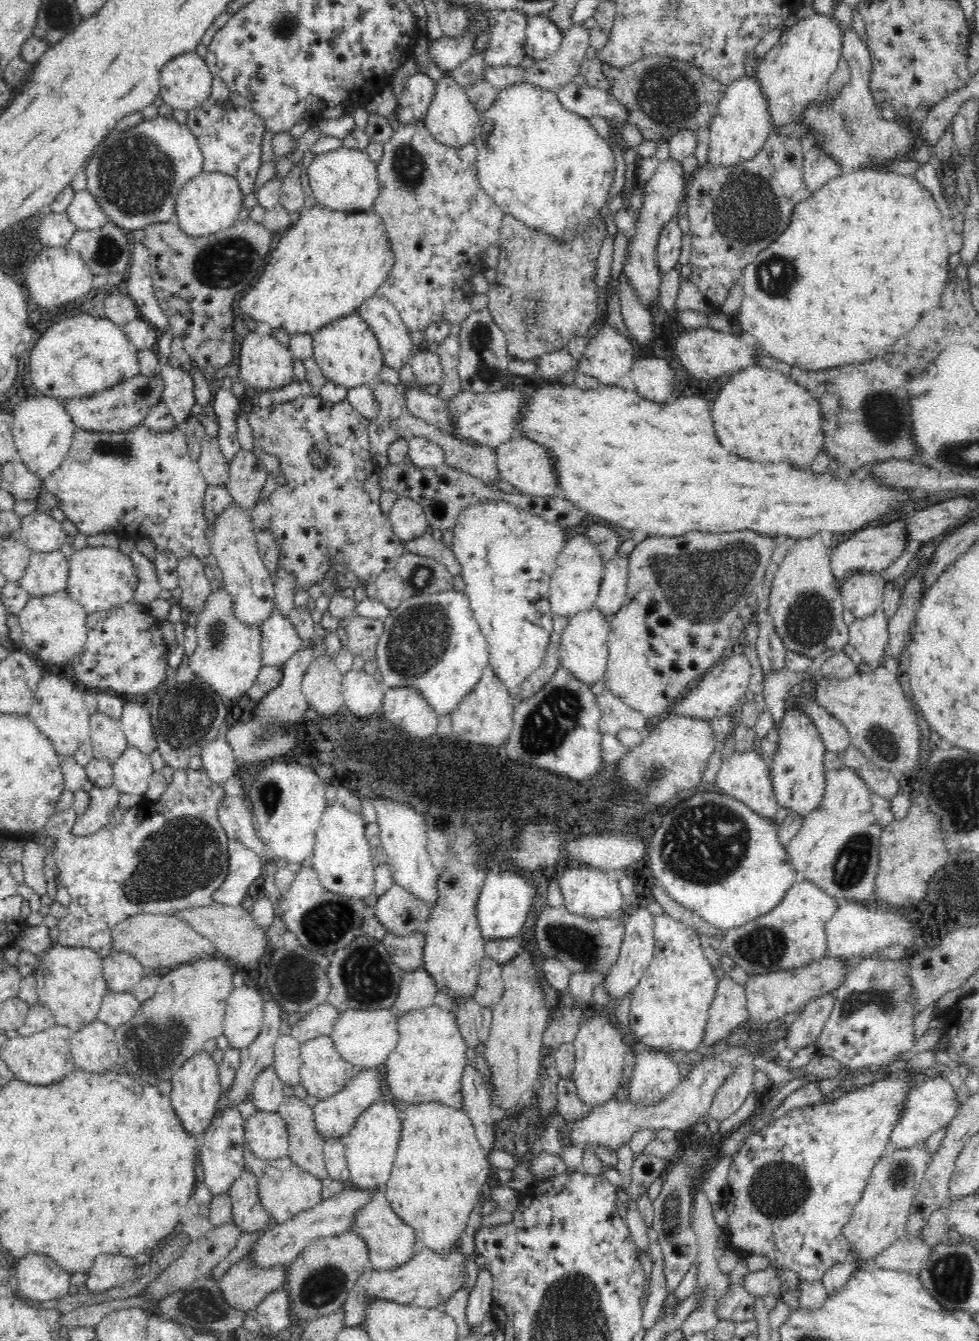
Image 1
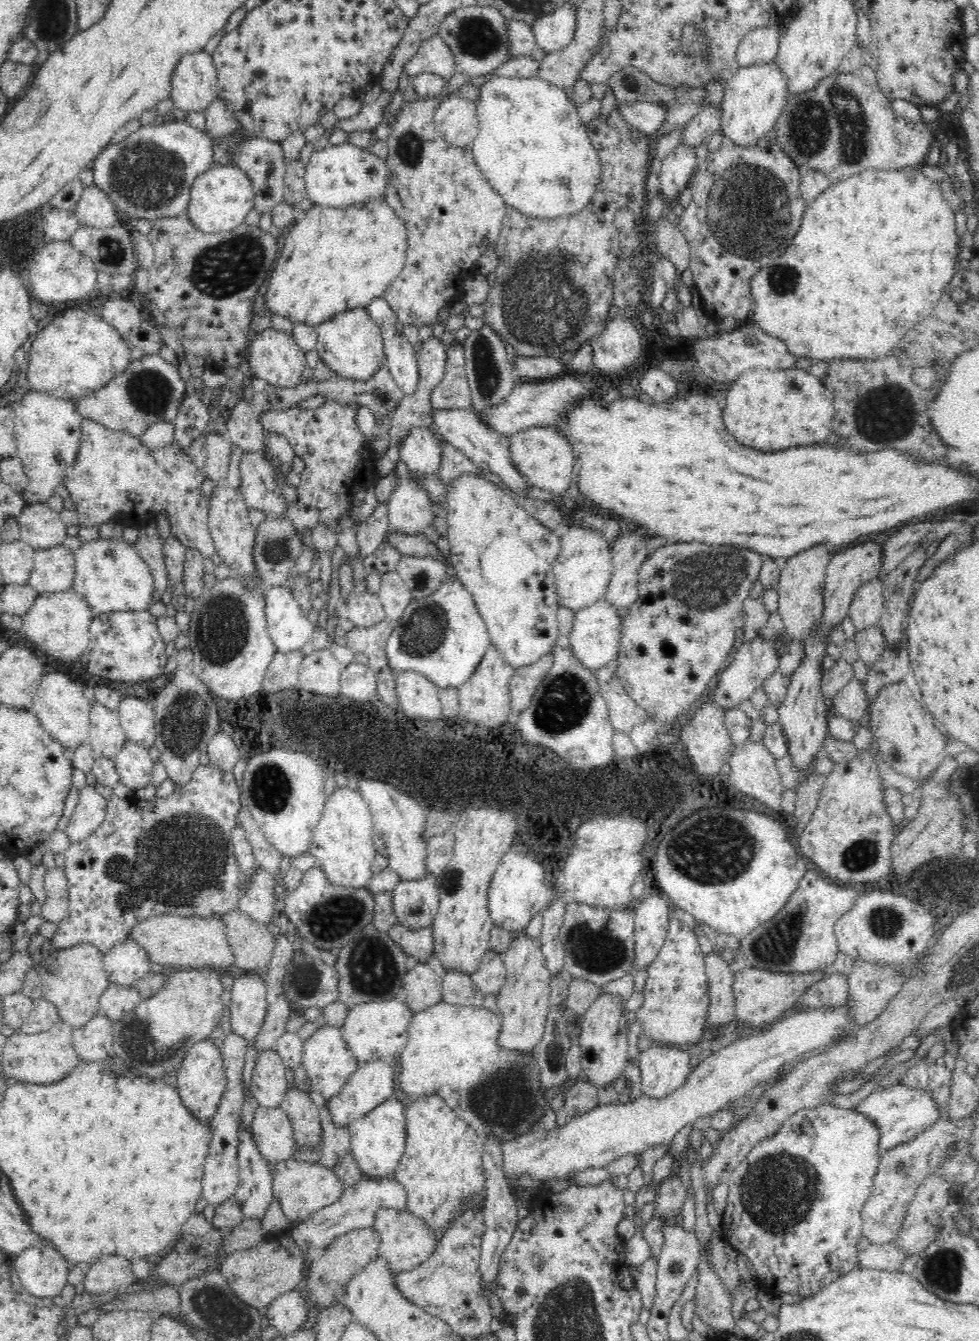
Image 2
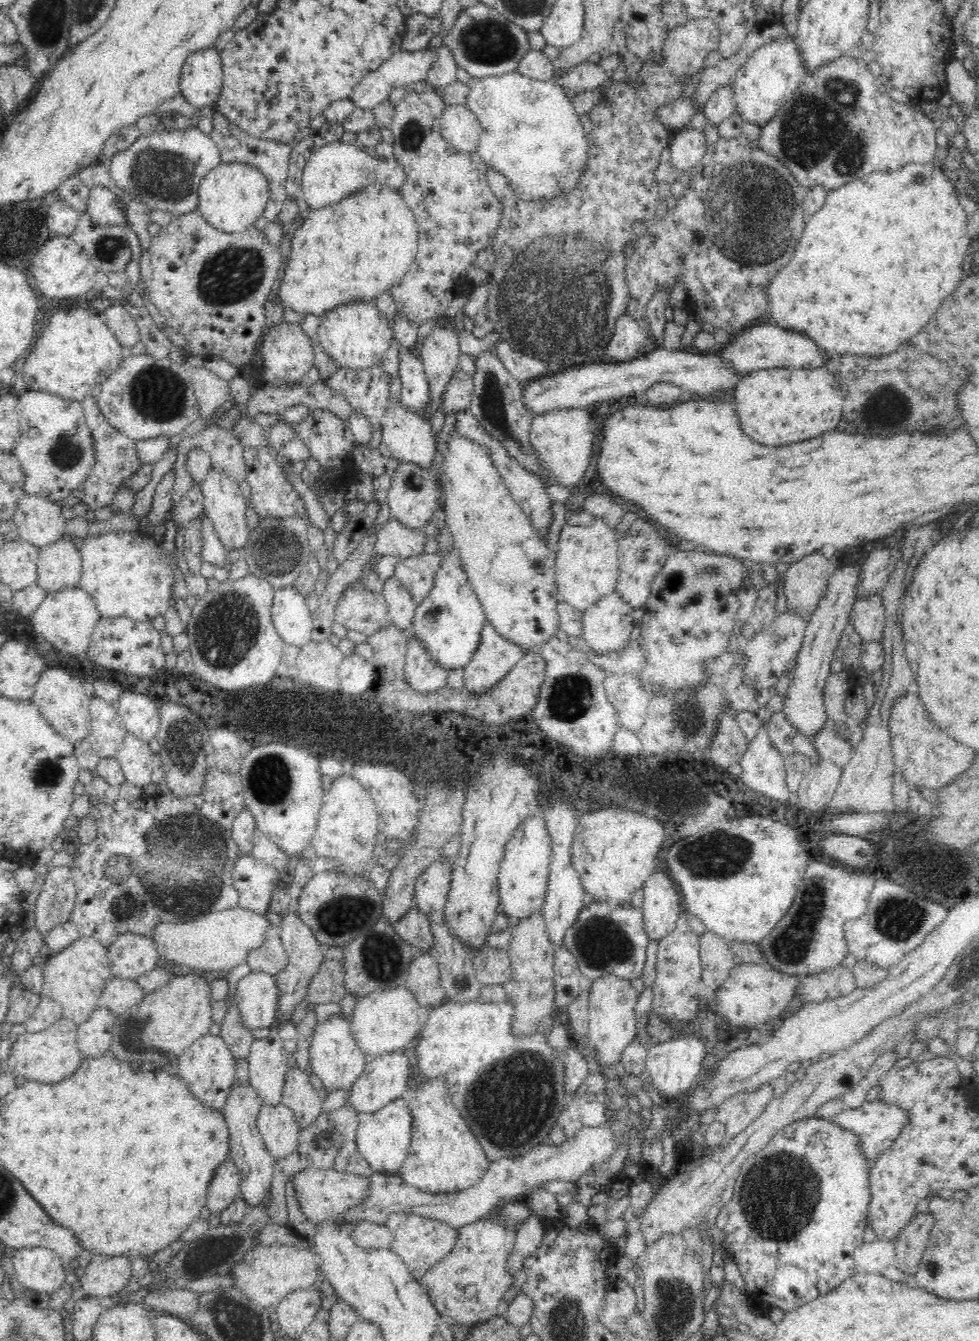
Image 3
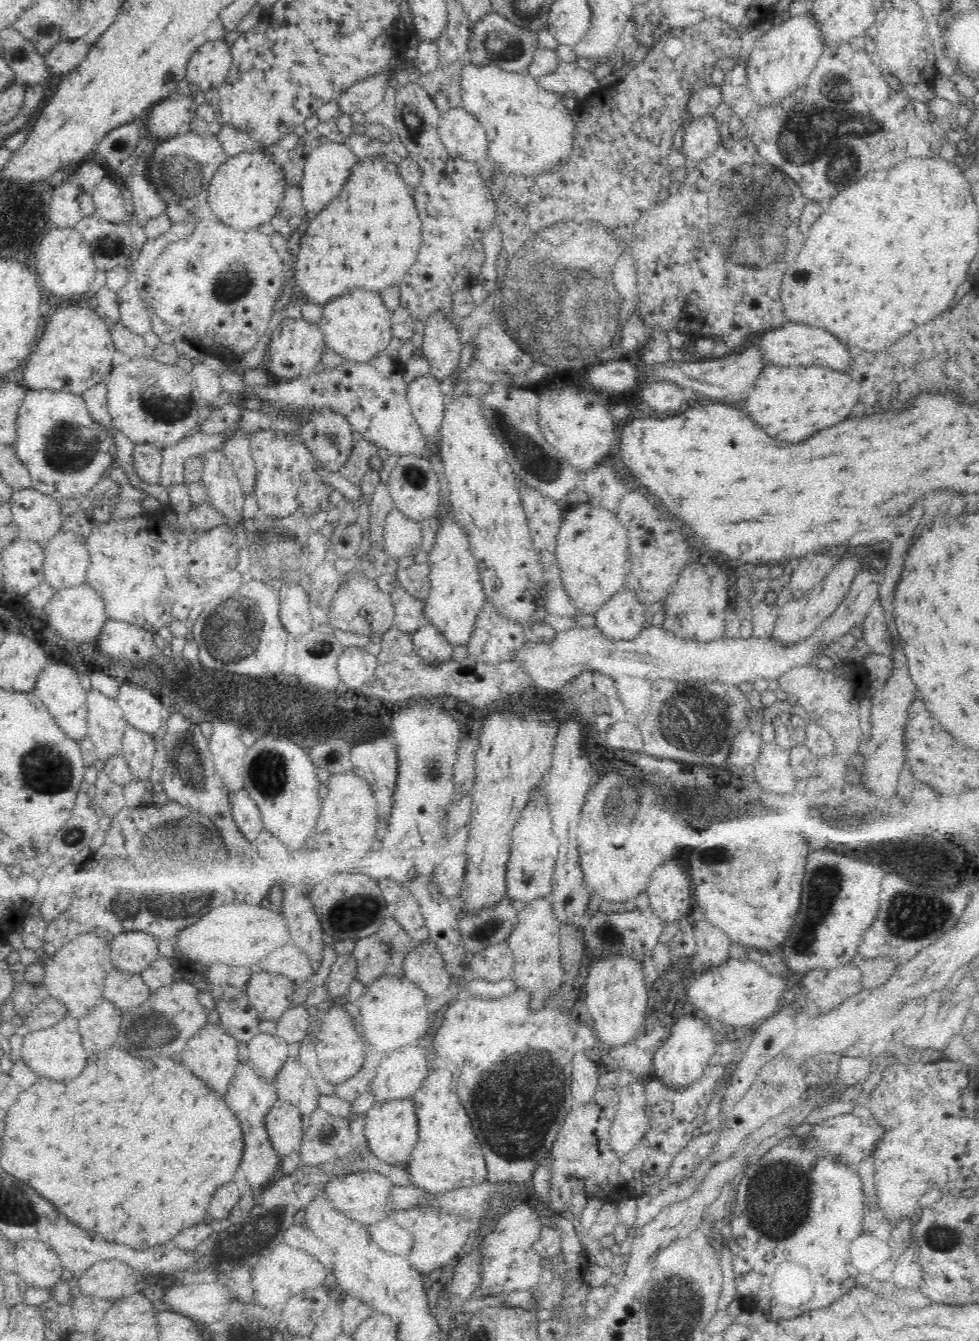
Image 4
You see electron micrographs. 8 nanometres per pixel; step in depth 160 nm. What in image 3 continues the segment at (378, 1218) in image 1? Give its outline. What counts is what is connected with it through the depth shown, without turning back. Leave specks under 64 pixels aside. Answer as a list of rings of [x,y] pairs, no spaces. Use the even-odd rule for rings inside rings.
[[[414,1212],[392,1213],[385,1230],[388,1235],[385,1245],[399,1256],[413,1274],[426,1272],[450,1255],[459,1238],[459,1233],[450,1224],[430,1220]]]

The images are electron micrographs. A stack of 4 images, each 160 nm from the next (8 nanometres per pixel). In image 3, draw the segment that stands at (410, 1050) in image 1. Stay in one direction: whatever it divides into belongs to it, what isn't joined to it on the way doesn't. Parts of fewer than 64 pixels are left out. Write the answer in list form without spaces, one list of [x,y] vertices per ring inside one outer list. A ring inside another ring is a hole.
[[[508,1001],[502,1004],[483,1004],[483,1002],[449,1002],[434,1006],[428,1014],[426,1024],[411,1045],[416,1056],[420,1076],[434,1078],[444,1076],[448,1080],[448,1092],[454,1106],[462,1112],[464,1120],[472,1128],[474,1136],[482,1145],[489,1161],[498,1158],[524,1156],[532,1148],[547,1142],[550,1128],[562,1112],[562,1104],[567,1098],[564,1083],[564,1065],[558,1061],[554,1047],[548,1045],[546,1028],[518,1037],[512,1033],[512,1020],[515,1006]]]

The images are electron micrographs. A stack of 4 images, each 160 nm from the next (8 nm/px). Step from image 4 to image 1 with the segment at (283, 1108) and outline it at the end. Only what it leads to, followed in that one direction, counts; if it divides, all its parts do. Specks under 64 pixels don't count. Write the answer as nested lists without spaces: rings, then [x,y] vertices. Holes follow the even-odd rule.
[[[257,1110],[244,1122],[245,1141],[256,1158],[279,1159],[288,1155],[286,1123],[278,1112]]]

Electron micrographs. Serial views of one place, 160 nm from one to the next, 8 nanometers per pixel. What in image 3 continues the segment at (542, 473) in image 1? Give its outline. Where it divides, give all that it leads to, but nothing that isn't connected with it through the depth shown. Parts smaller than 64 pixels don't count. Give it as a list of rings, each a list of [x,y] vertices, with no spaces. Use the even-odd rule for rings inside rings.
[[[561,408],[533,417],[529,441],[536,449],[540,465],[550,475],[547,482],[573,488],[583,479],[586,470],[593,467],[598,432],[590,410],[594,409]]]

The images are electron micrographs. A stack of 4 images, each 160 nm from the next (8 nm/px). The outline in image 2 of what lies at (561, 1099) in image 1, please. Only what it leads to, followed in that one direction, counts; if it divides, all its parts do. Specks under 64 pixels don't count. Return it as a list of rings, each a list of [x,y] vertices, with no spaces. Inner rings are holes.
[[[579,1077],[576,1080],[568,1081],[562,1087],[562,1091],[560,1092],[564,1095],[564,1105],[556,1112],[556,1125],[562,1126],[565,1124],[558,1124],[558,1114],[562,1112],[564,1116],[573,1119],[574,1117],[579,1117],[581,1114],[591,1111],[594,1107],[598,1105],[598,1096],[597,1096],[597,1088],[594,1084],[591,1084],[586,1079]]]

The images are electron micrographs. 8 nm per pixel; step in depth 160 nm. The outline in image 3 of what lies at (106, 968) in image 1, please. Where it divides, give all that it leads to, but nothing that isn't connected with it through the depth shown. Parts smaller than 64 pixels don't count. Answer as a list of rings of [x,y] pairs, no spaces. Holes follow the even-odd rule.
[[[122,933],[108,948],[108,960],[110,960],[110,966],[116,970],[114,976],[136,980],[140,974],[155,968],[156,962],[158,962],[158,950],[152,940],[140,936],[138,933]]]

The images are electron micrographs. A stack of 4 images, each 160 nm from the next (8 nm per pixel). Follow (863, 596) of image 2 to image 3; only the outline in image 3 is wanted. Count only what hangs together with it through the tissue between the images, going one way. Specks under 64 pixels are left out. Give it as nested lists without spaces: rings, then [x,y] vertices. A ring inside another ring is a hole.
[[[879,594],[856,599],[849,614],[850,628],[854,628],[864,641],[882,641],[887,618],[887,604]]]

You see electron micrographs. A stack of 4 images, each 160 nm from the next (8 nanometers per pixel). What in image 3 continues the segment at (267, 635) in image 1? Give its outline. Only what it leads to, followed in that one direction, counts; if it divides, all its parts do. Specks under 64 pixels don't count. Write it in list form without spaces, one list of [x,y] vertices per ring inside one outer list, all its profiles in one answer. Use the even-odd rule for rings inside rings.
[[[279,586],[274,589],[271,619],[276,632],[290,652],[305,651],[311,643],[312,617],[302,593],[293,586]]]

